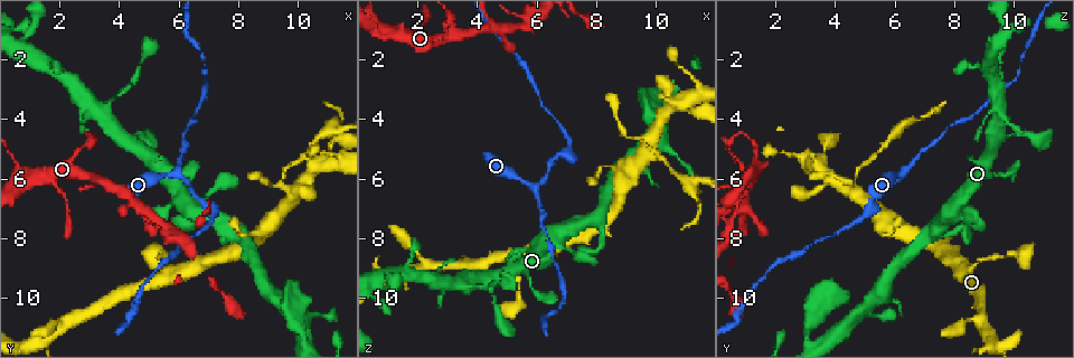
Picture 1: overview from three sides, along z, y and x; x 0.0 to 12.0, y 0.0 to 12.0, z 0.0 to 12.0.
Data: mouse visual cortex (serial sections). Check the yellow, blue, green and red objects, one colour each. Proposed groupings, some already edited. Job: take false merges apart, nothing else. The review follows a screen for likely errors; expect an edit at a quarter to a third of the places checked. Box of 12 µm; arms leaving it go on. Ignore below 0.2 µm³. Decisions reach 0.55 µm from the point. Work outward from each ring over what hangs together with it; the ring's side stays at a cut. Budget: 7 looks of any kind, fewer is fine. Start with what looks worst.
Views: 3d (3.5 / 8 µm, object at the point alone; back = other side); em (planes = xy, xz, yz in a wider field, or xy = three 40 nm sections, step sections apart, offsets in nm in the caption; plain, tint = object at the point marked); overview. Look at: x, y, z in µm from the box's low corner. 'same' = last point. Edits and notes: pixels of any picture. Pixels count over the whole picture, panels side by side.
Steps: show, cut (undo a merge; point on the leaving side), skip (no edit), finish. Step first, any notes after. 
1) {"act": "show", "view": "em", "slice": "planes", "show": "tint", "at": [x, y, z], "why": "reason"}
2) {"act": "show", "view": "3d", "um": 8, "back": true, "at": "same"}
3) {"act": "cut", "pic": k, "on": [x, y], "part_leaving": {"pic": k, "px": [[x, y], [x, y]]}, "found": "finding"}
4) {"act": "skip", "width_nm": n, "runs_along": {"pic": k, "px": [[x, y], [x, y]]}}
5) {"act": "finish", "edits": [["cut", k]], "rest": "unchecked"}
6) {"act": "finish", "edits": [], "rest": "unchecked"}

{"act": "show", "view": "3d", "um": 3.5, "at": [9.7, 6.4, 4.7], "why": "sharp bend"}

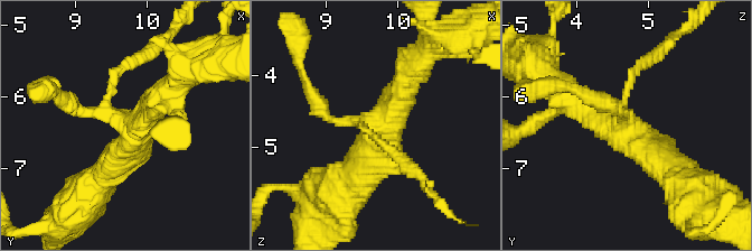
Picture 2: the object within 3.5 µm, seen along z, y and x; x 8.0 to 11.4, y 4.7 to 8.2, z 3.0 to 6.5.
{"act": "show", "view": "em", "slice": "planes", "show": "tint", "at": [9.75, 6.45, 4.65], "why": "shape alone is not enough"}

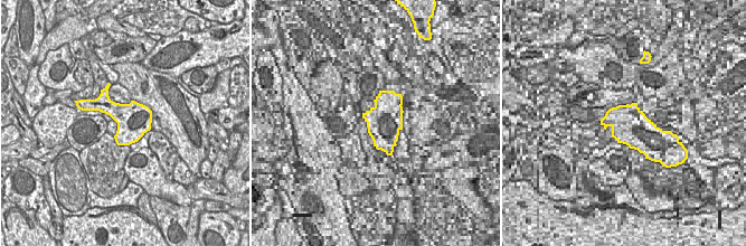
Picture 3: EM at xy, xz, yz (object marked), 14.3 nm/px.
{"act": "show", "view": "em", "slice": "xy", "step": 1, "show": "tint", "at": "same"}

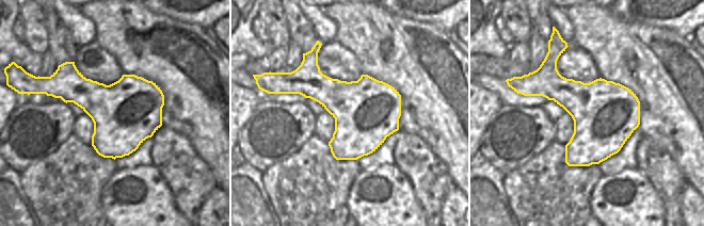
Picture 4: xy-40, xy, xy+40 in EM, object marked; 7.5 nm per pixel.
{"act": "skip", "width_nm": 500, "runs_along": {"pic": 2, "px": [[671, 170], [623, 126], [566, 94]]}, "found": "continuous, no second cell"}

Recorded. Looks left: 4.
{"act": "show", "view": "3d", "um": 3.5, "at": [5.9, 5.8, 6.3]}

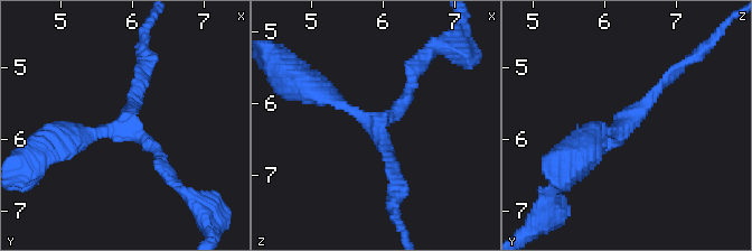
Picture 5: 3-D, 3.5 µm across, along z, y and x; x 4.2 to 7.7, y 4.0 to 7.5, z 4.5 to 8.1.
{"act": "show", "view": "em", "slice": "xy", "step": 3, "show": "tint", "at": [5.95, 5.80, 6.25], "why": "now the EM"}

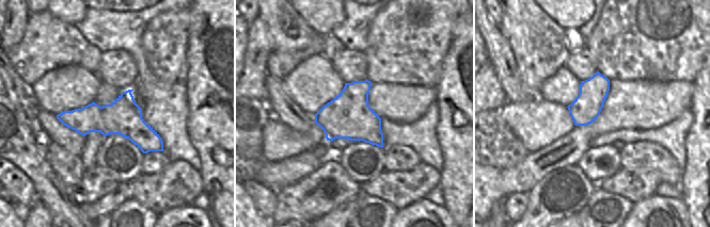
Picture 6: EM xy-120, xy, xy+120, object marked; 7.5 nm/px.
{"act": "skip", "arm_widths_nm": [150, 200, 250], "runs_along": {"pic": 6, "px": [[60, 116], [125, 119], [160, 148]]}, "found": "one cell here"}

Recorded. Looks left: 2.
{"act": "show", "view": "3d", "um": 3.5, "back": true, "at": [4.4, 6.6, 1.0], "why": "a fork"}

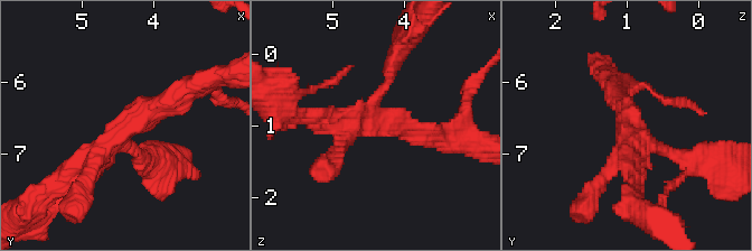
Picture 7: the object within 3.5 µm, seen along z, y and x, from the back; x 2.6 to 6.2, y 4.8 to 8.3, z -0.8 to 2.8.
{"act": "show", "view": "em", "slice": "xy", "step": 1, "show": "tint", "at": [4.35, 6.60, 1.00], "arms": 3, "arm_widths_nm": [150, 300, 300], "why": "now the EM"}

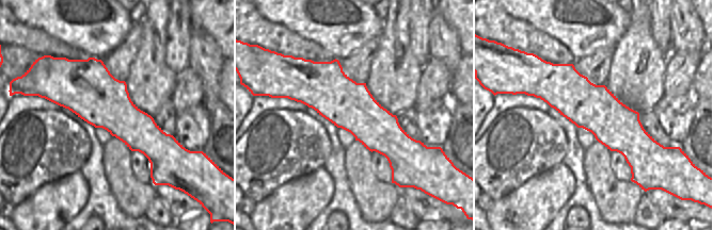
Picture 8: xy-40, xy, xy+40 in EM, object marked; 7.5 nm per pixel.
{"act": "skip", "runs_along": {"pic": 7, "px": [[190, 87], [132, 121], [71, 174]]}, "found": "one cell here"}

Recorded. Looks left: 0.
{"act": "finish", "edits": [], "rest": "unchecked"}

